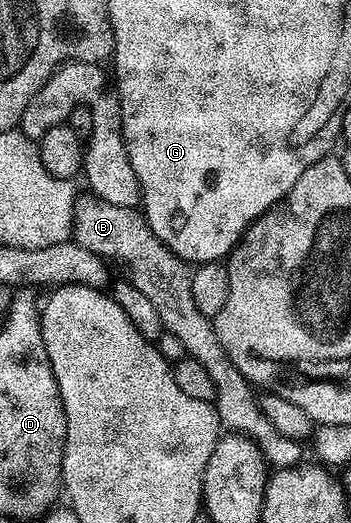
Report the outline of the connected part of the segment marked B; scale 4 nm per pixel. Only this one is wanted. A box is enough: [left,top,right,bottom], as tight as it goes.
[71,192,301,470]

